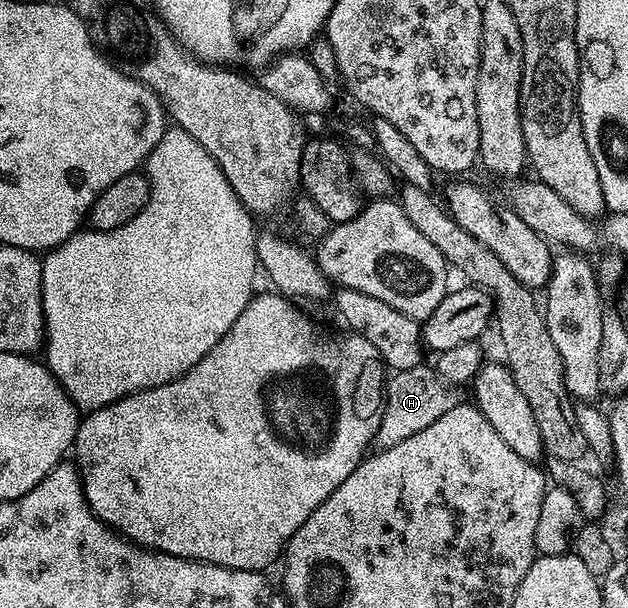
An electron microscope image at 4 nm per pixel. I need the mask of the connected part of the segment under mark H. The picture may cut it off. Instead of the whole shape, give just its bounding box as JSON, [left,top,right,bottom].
[375,363,462,449]

